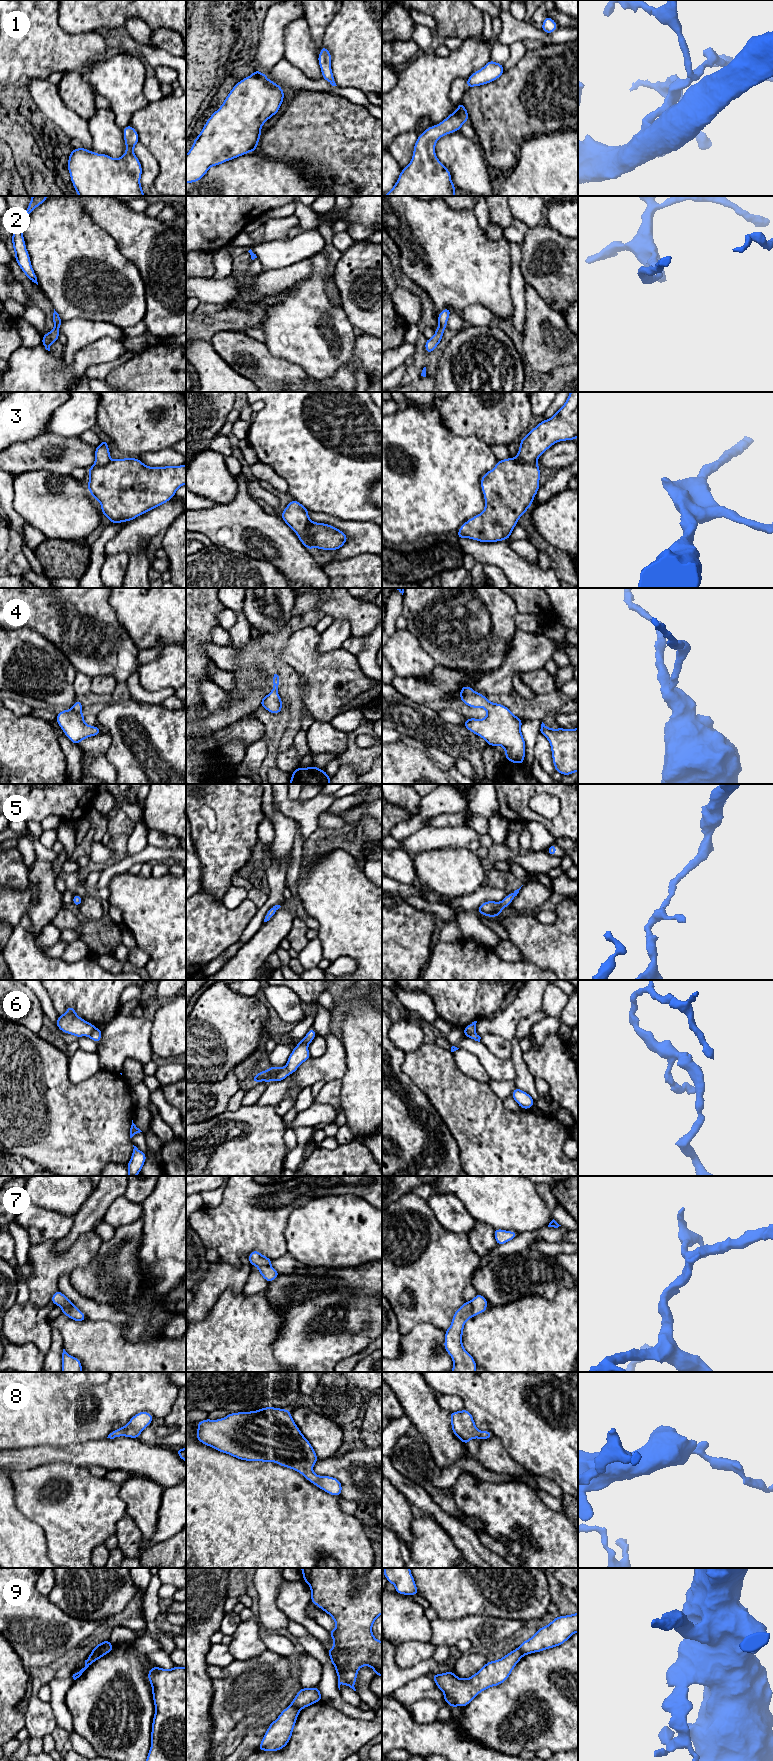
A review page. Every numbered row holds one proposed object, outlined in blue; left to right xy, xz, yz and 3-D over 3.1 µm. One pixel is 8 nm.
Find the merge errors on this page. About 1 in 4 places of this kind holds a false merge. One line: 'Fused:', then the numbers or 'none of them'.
Fused: 6, 9

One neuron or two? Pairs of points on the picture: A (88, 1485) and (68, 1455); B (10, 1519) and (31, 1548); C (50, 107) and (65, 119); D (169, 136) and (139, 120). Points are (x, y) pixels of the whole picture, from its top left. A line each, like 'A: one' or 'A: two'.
A: two
B: one
C: one
D: one

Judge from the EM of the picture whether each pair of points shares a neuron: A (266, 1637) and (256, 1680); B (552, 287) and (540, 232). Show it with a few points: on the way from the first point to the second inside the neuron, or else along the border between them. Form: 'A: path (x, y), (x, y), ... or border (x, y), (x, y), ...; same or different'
A: border (266, 1648), (286, 1657); different
B: path (561, 271), (566, 266), (565, 247), (556, 242); same

